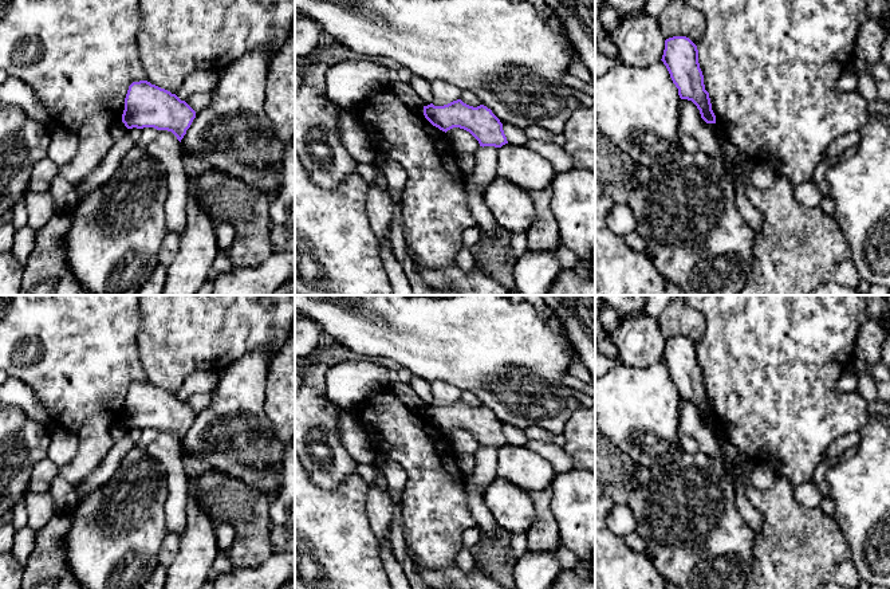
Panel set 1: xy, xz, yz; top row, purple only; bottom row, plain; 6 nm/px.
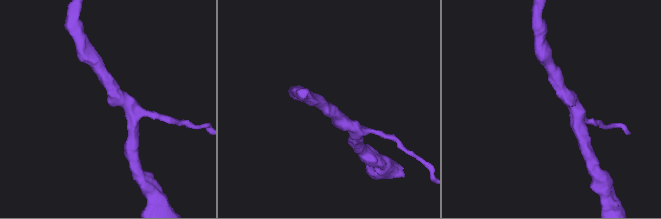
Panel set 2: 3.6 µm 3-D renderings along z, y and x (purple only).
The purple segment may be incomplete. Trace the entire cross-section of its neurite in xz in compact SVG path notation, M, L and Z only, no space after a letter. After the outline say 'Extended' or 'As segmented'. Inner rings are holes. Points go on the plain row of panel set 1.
M461 400L444 407L433 404L424 407L425 419L442 432L460 428L469 432L480 447L501 448L508 444L500 420L484 405L477 408L464 404Z. As segmented

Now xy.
M147 381L133 382L125 398L122 423L127 429L154 428L172 432L181 443L196 412L176 394Z. As segmented

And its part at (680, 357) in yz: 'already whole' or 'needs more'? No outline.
already whole

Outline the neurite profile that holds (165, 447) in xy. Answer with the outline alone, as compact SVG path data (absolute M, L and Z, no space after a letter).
M158 431L145 451L166 467L169 486L165 503L166 529L181 535L186 526L186 506L190 496L189 475L182 463L181 444L172 432Z

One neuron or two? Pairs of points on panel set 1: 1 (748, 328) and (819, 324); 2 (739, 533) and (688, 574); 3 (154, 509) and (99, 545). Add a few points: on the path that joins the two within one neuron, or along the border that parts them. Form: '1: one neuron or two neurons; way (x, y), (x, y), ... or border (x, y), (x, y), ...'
1: one neuron; way (766, 328), (778, 328), (782, 324), (802, 324)
2: one neuron; way (727, 540), (720, 542), (700, 562)
3: one neuron; way (141, 509), (113, 534)

